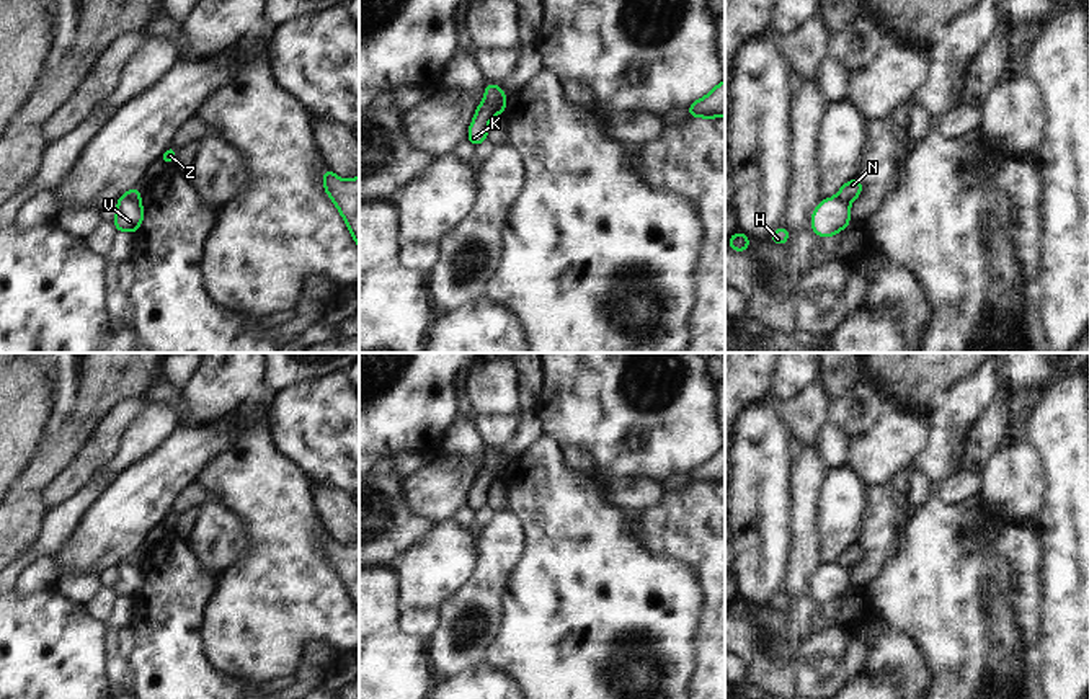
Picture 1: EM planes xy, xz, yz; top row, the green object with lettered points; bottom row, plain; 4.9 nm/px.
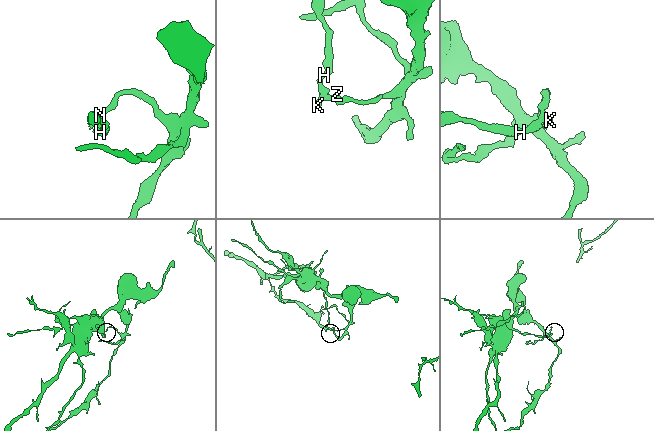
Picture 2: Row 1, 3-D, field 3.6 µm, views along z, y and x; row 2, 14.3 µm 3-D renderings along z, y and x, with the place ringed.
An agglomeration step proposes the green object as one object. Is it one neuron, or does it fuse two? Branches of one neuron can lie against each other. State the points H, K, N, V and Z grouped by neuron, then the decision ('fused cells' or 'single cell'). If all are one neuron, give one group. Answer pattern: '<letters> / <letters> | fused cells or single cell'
H V / K N Z | fused cells

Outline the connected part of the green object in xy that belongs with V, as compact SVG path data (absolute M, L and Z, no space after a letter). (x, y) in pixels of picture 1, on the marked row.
M118 199L116 207L118 207L118 214L116 219L113 220L113 227L116 230L124 230L134 235L144 220L140 199L137 201Z

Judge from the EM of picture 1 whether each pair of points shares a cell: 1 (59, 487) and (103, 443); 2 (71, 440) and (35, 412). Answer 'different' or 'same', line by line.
1: same
2: different

